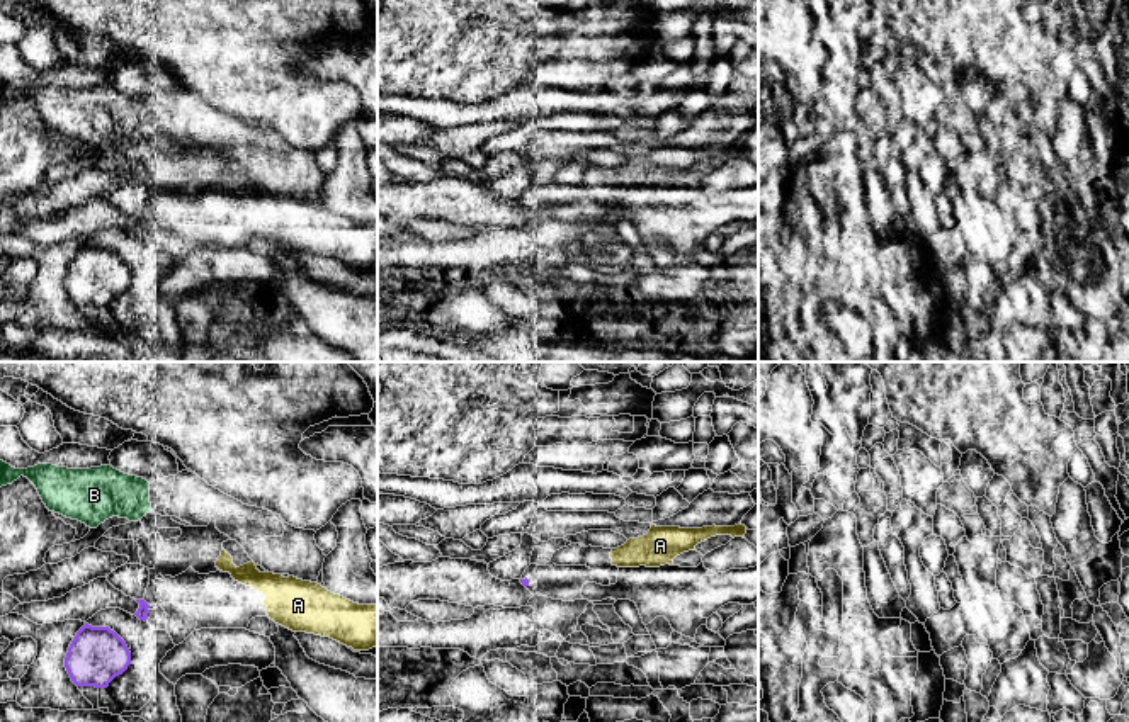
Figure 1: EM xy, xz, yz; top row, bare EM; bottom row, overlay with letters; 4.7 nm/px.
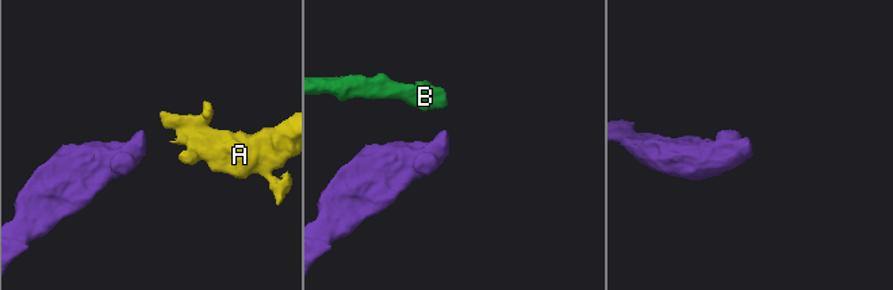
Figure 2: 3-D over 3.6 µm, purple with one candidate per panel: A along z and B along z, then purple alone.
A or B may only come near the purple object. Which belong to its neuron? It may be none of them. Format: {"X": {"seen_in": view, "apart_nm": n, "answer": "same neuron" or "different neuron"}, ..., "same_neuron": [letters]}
{"A": {"seen_in": "xy", "apart_nm": 360, "answer": "same neuron"}, "B": {"seen_in": "xy", "apart_nm": 380, "answer": "different neuron"}, "same_neuron": ["A"]}

